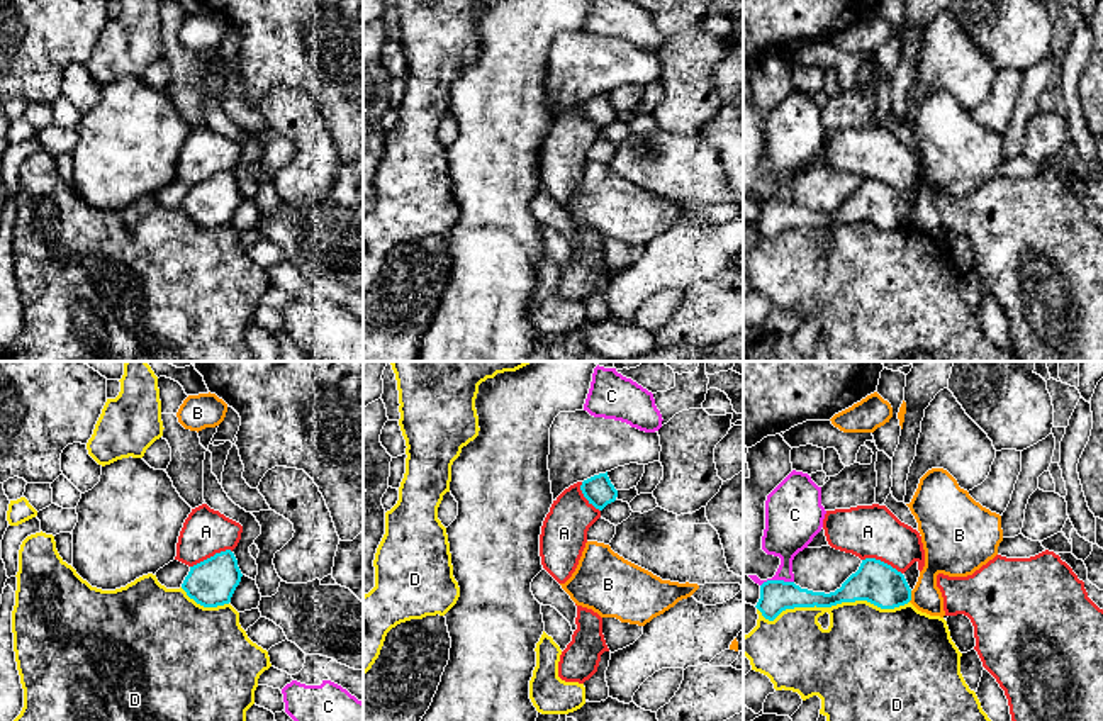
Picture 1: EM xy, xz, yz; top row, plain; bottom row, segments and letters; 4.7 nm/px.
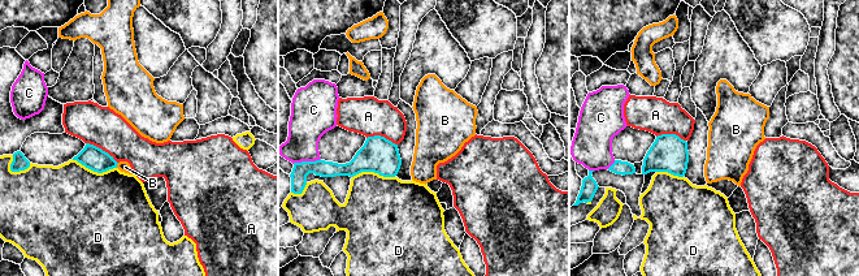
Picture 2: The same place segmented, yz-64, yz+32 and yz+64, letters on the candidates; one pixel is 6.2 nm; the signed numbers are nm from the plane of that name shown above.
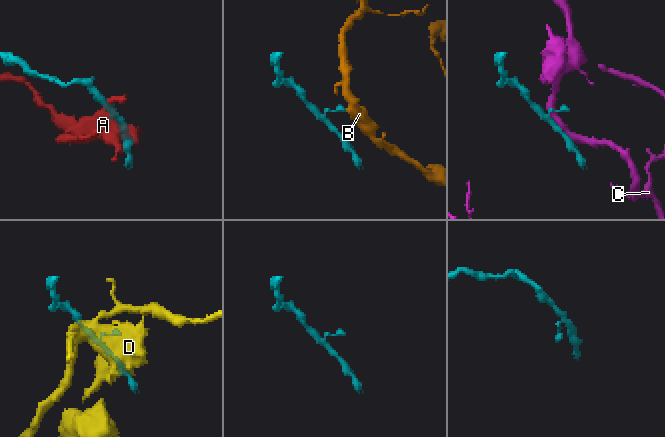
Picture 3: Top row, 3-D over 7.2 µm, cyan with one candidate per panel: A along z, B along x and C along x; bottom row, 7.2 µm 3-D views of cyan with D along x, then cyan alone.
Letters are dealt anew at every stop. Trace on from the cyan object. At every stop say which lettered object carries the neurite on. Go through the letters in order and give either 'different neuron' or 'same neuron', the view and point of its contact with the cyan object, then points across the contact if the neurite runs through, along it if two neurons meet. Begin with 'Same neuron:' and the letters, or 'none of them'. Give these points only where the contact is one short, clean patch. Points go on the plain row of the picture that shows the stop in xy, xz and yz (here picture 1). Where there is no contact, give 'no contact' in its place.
Same neuron: none of them
A: different neuron | xy (211, 177) | along xy (231, 170), (221, 170), (190, 187)
B: different neuron | yz (910, 216) | along yz (912, 211), (908, 221)
C: different neuron | yz (776, 201)
D: different neuron | yz (832, 224)

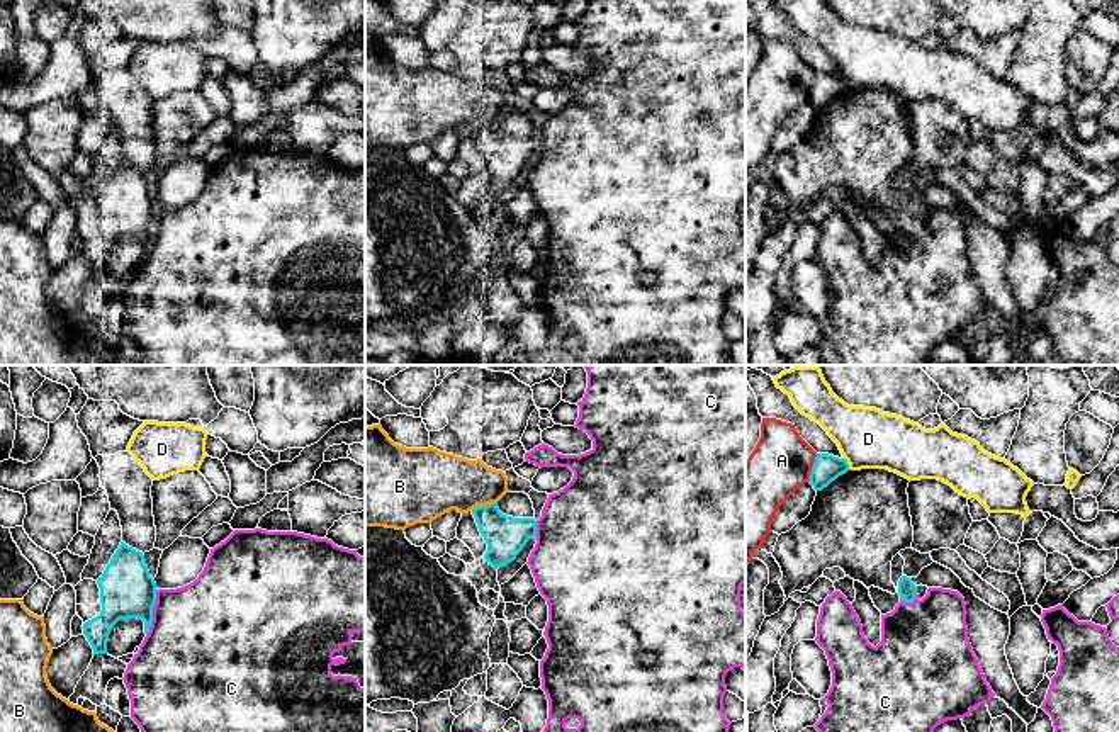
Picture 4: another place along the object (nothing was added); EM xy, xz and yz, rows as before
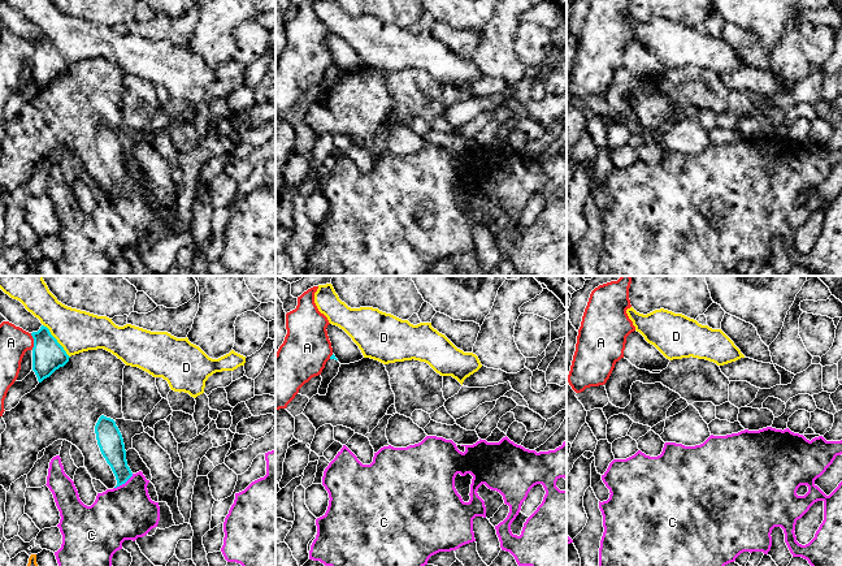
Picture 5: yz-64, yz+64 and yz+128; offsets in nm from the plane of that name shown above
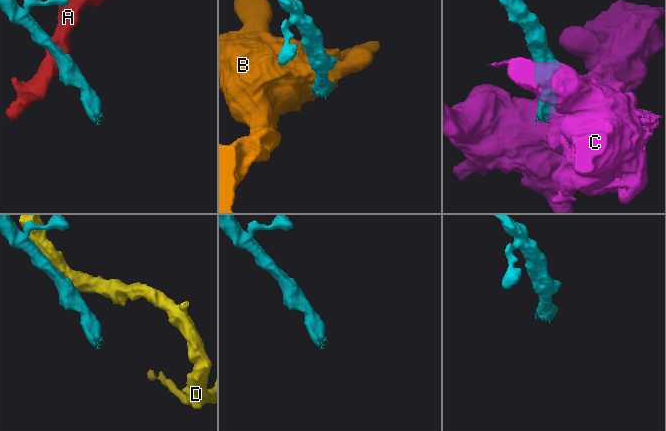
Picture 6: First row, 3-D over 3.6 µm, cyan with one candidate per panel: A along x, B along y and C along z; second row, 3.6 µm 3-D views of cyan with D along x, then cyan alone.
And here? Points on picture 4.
Same neuron: none of them
A: different neuron | yz (812, 87) | along yz (817, 73), (807, 101)
B: different neuron | xz (483, 126)
C: different neuron | xy (151, 233) | along xy (158, 209), (153, 240), (146, 255)
D: different neuron | yz (848, 84)

